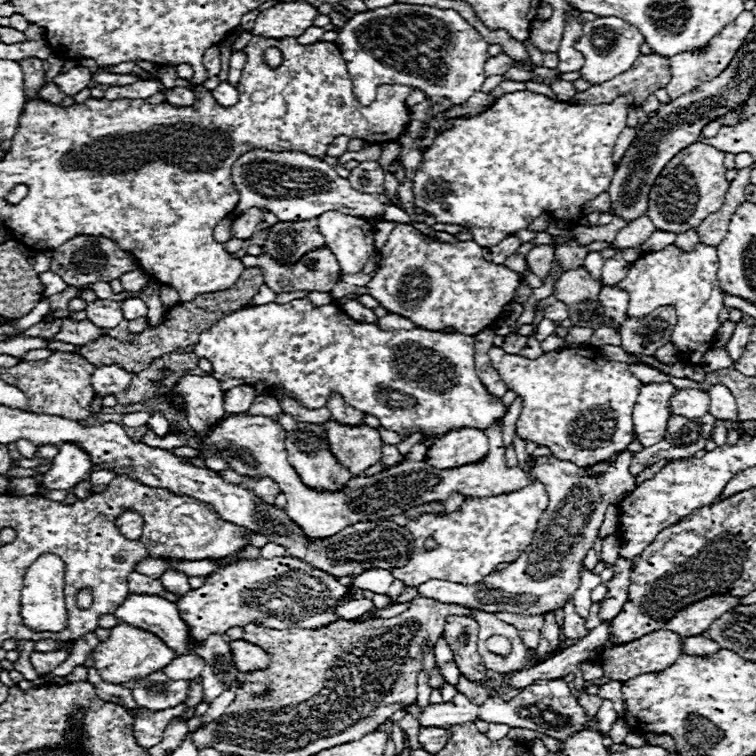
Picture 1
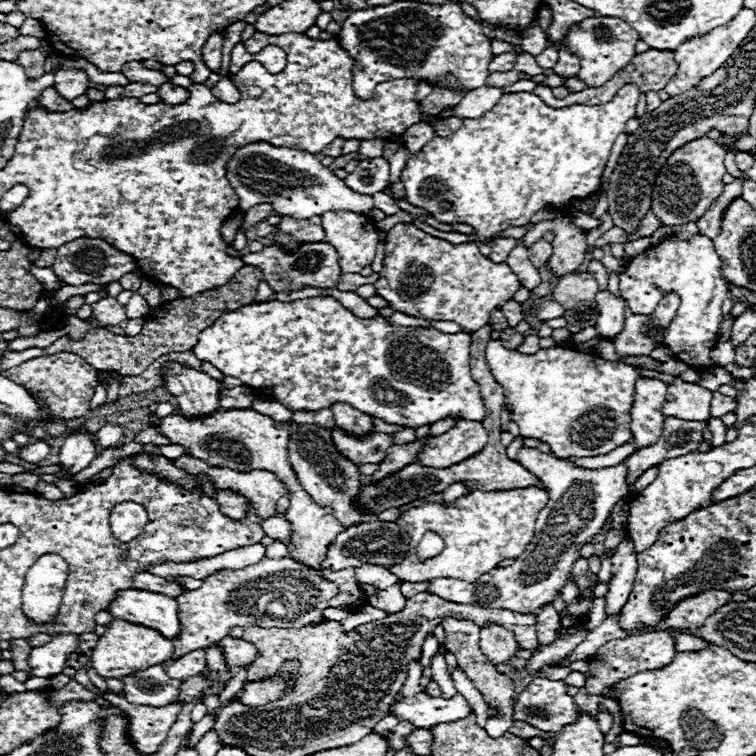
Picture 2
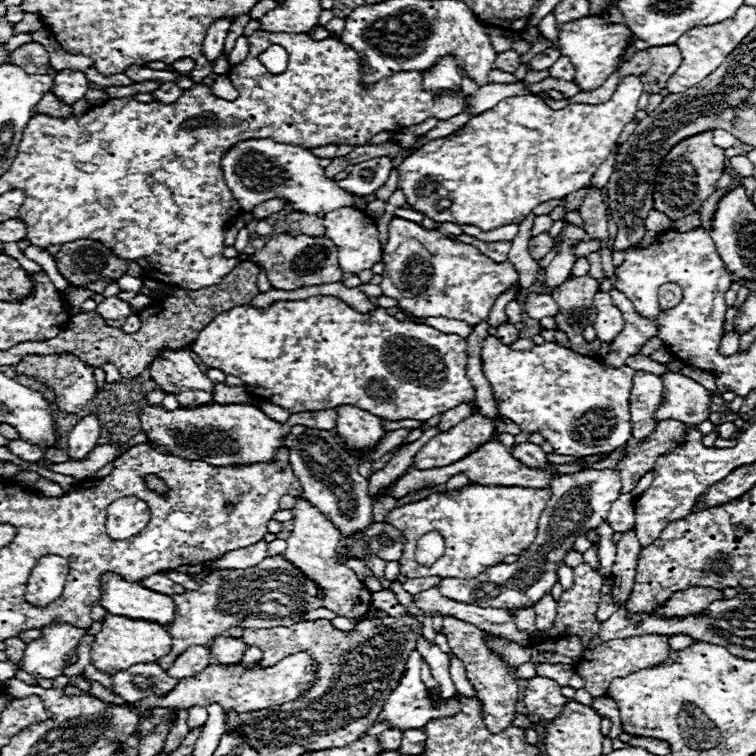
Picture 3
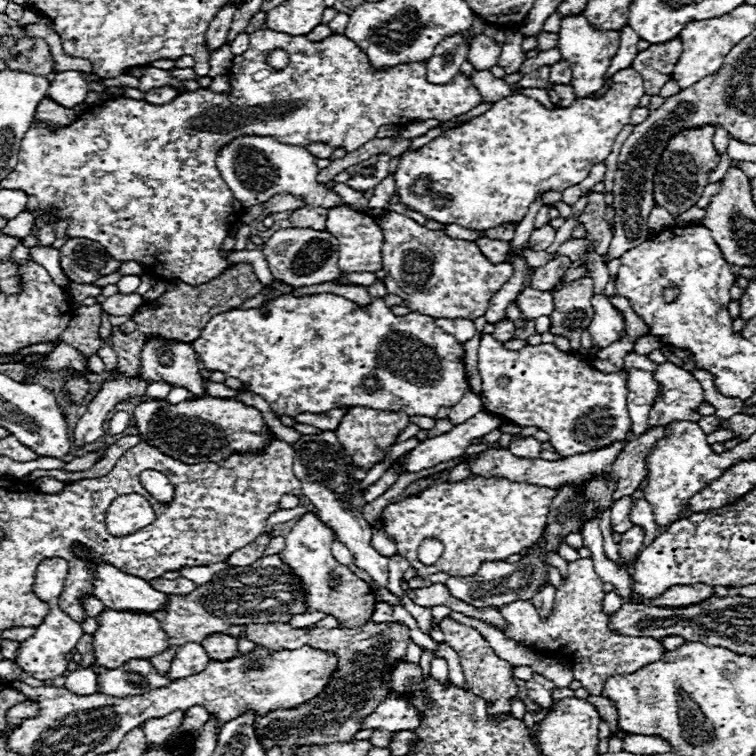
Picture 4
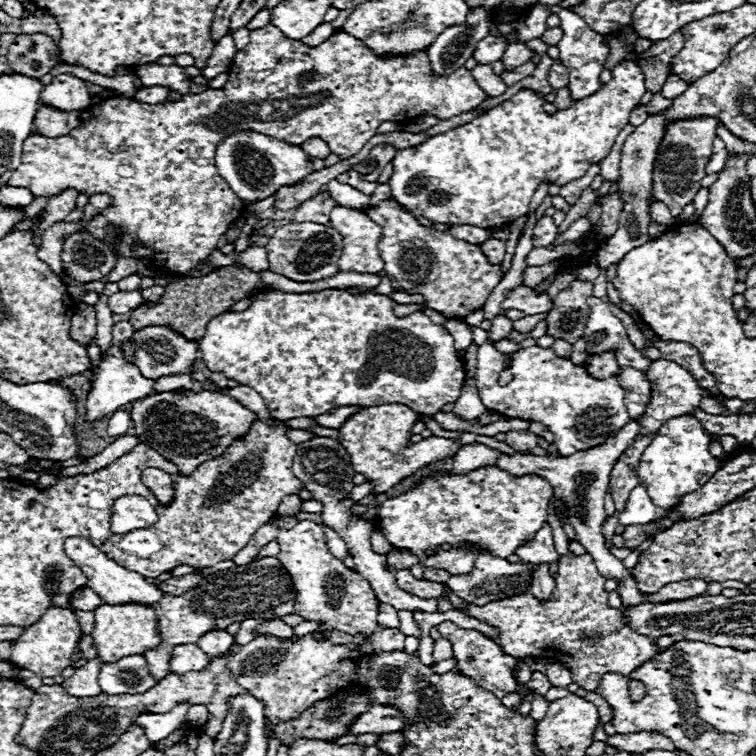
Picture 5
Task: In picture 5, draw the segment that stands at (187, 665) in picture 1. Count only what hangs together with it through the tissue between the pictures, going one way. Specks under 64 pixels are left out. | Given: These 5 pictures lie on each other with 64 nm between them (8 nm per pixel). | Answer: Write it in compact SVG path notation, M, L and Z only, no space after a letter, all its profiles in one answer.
M180 644L174 648L170 658L170 672L174 674L186 674L186 672L198 672L204 670L210 662L210 656L204 654L196 644Z

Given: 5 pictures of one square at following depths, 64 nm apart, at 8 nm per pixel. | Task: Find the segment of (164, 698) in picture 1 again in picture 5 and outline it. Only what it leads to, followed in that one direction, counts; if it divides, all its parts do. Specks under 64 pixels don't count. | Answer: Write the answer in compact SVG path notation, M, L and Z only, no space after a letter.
M142 654L120 658L118 662L102 664L98 684L104 694L140 694L156 686L156 680L148 674L148 664Z

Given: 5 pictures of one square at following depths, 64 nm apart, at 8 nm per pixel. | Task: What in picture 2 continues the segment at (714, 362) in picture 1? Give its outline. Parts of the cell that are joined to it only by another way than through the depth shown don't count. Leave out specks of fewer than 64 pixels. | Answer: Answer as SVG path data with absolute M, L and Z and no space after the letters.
M730 340L718 342L718 344L716 344L716 350L712 350L712 358L714 358L716 362L720 362L722 366L724 366L726 362L732 362L732 360L734 360L734 354L736 354L736 350L734 350L734 344L732 344Z

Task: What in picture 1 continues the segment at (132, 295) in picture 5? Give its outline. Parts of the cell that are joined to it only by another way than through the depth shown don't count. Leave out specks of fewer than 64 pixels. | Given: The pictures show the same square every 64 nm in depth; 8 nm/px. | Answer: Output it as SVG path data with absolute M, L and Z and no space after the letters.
M94 300L86 306L88 320L98 328L114 328L124 320L122 308L114 300Z

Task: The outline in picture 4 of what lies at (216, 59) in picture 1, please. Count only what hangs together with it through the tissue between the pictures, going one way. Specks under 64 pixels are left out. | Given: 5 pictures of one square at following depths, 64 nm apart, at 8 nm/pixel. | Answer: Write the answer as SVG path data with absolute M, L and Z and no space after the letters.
M228 4L228 6L222 6L220 12L216 14L216 18L212 20L210 28L208 28L208 34L206 34L206 40L208 40L208 46L210 50L218 50L224 42L226 42L226 34L230 30L230 24L232 24L232 16L236 12L236 6L234 4Z

